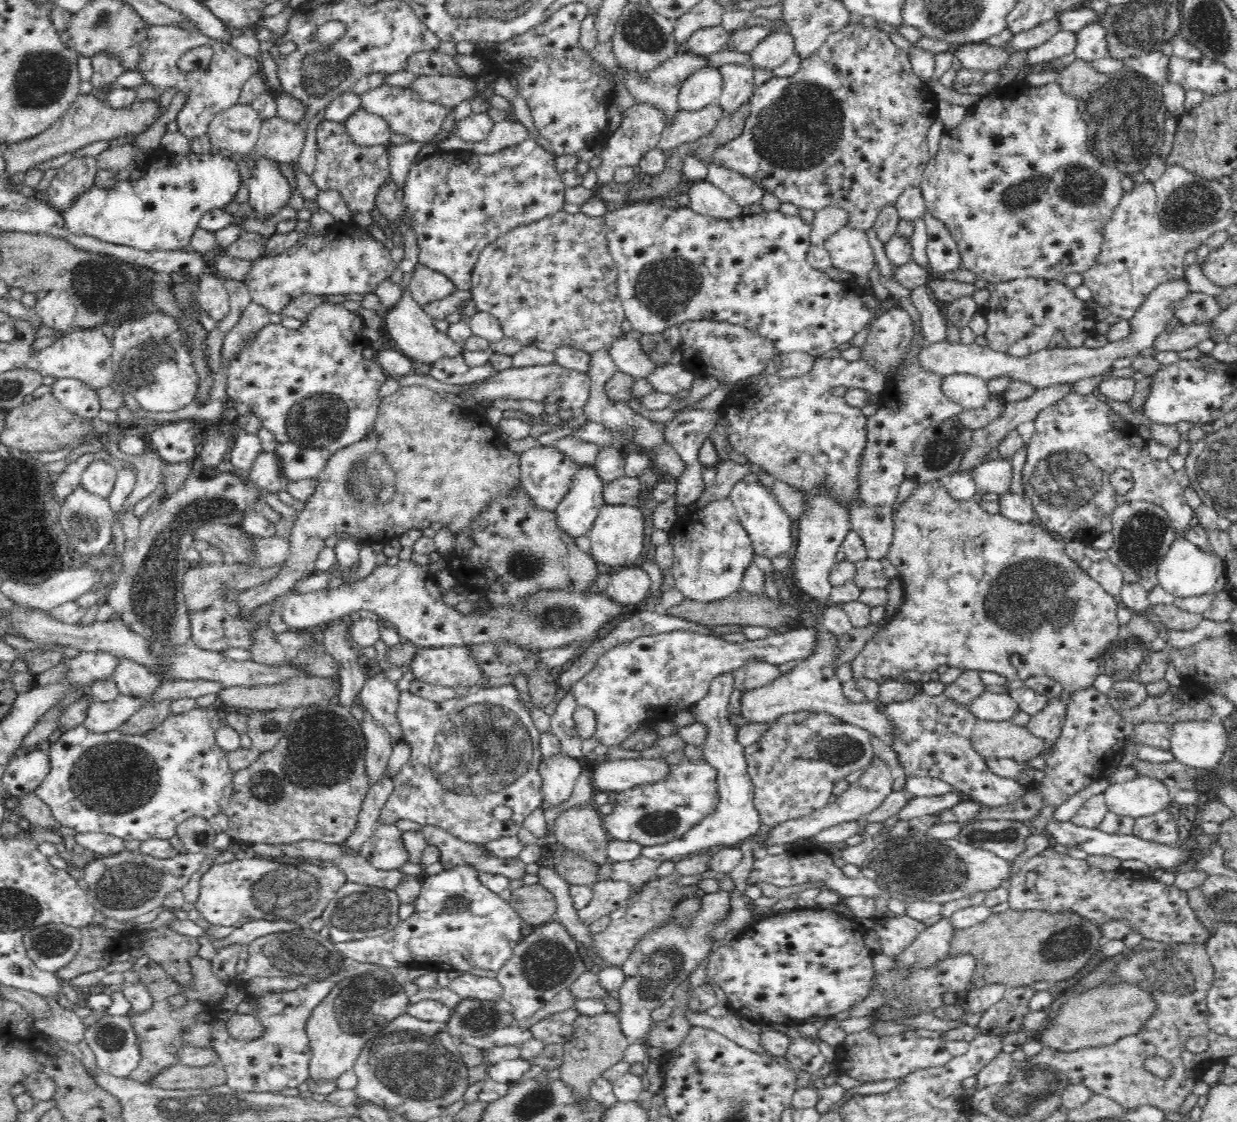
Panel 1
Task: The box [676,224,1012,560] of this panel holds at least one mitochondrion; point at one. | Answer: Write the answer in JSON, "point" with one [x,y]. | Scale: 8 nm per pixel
{"point":[940,453]}

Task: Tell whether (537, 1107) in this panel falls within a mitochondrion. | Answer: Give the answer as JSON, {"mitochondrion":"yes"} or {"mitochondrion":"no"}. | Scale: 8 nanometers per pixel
{"mitochondrion":"yes"}

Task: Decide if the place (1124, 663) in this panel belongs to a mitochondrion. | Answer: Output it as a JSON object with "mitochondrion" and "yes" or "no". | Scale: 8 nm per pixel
{"mitochondrion":"yes"}

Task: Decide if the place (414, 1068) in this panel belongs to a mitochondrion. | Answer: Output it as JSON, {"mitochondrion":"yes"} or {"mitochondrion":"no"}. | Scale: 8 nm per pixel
{"mitochondrion":"yes"}

